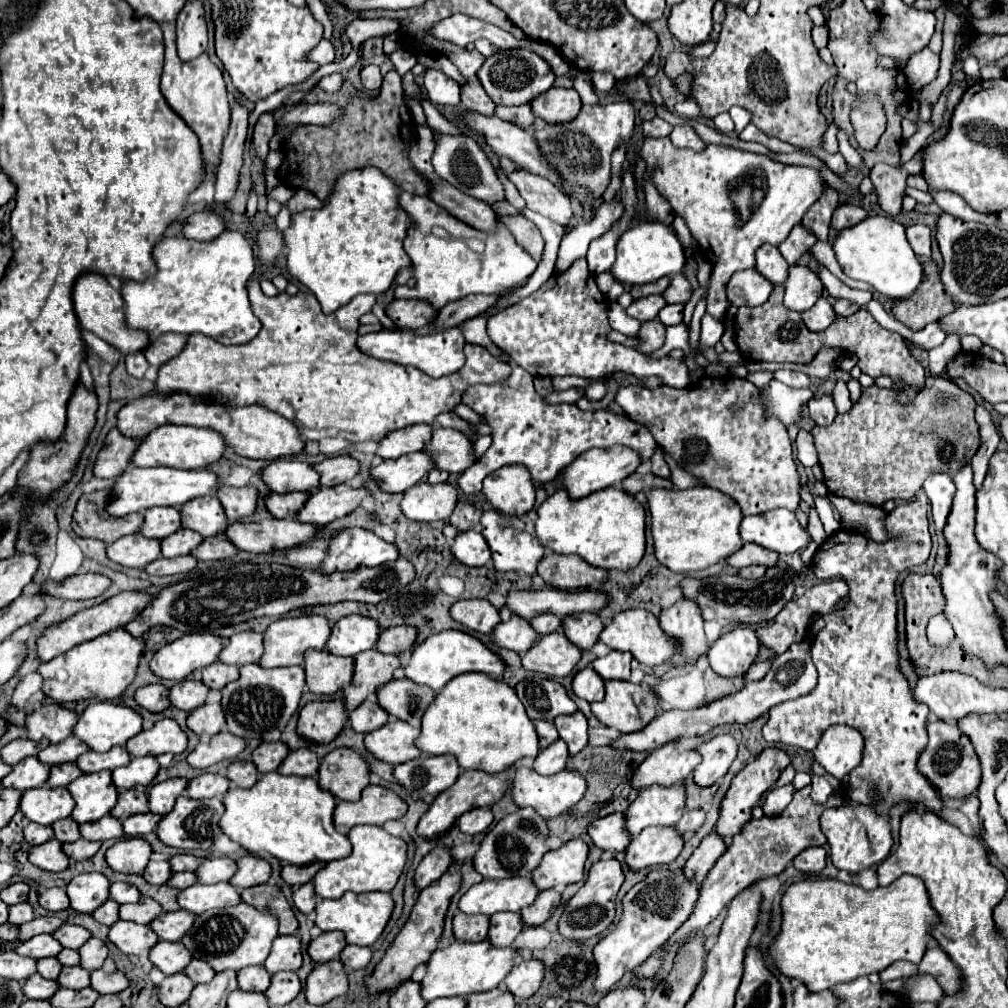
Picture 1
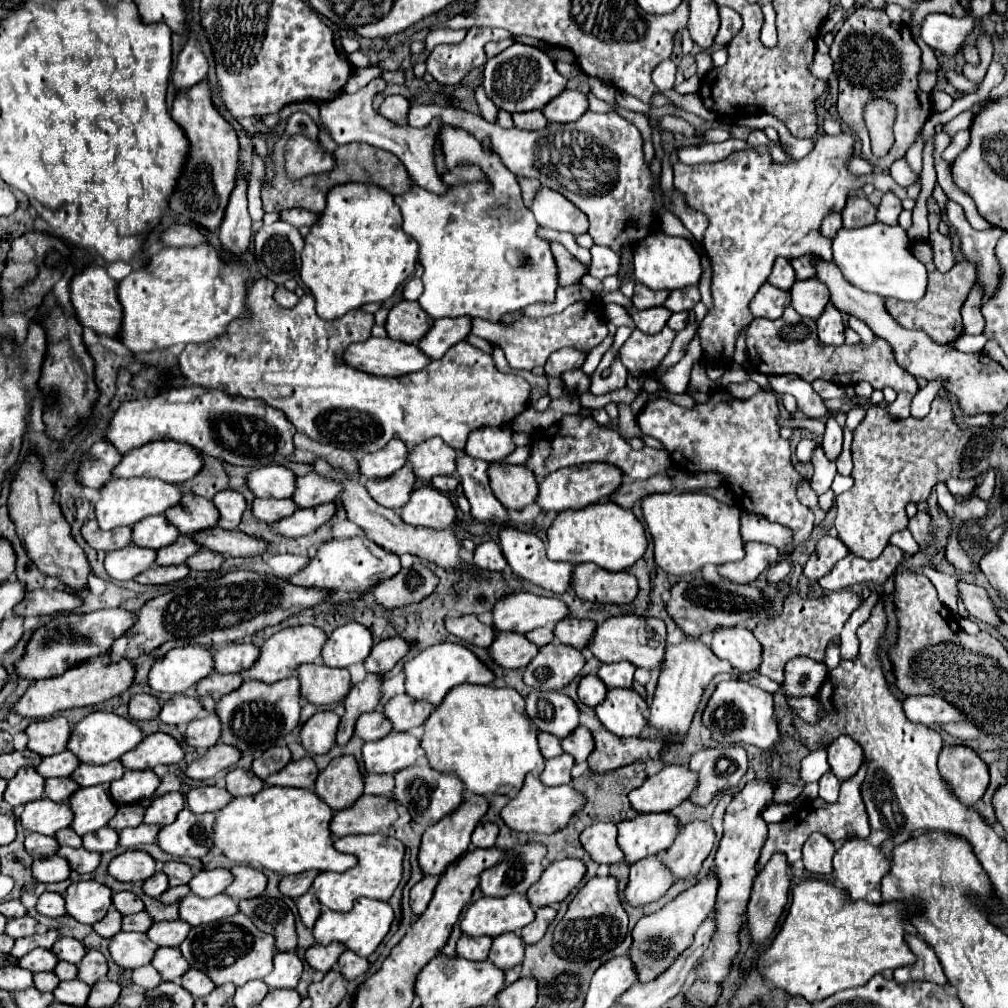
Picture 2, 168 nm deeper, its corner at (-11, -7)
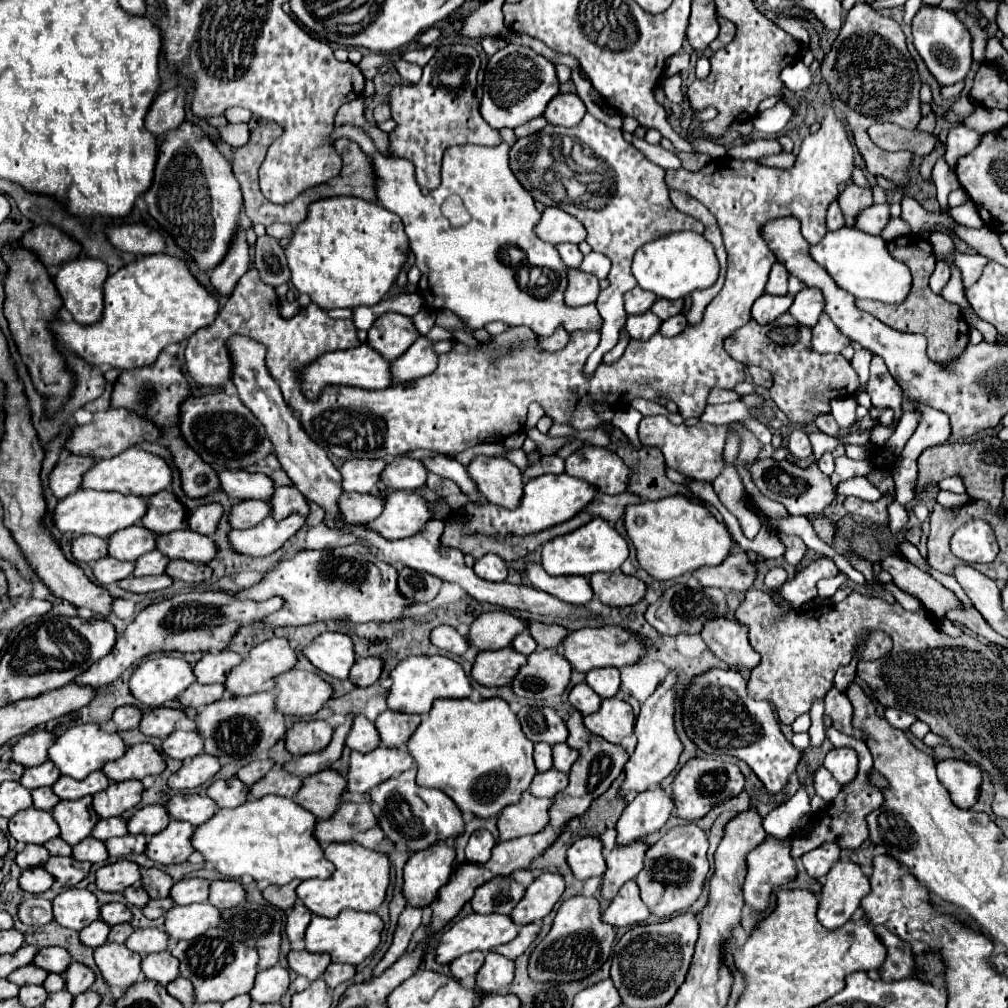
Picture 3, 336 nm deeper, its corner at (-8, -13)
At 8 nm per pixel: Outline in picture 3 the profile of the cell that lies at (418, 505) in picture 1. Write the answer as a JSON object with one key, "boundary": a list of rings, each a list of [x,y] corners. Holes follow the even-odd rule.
{"boundary":[[[388,491],[384,497],[382,515],[376,517],[374,521],[368,521],[366,529],[382,535],[388,541],[396,541],[396,539],[404,539],[404,537],[418,533],[430,521],[430,517],[432,517],[432,513],[426,507],[426,499],[422,495],[418,495],[414,491]]]}

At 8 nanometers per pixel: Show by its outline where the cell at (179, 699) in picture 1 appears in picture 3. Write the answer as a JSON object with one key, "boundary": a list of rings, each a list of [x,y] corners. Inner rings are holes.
{"boundary":[[[156,707],[142,715],[142,721],[138,729],[148,737],[164,739],[174,731],[174,725],[178,719],[182,719],[182,709],[168,709],[168,707]]]}

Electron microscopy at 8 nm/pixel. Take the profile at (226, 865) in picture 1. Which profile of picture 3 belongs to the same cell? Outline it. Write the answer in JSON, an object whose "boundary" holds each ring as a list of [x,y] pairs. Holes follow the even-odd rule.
{"boundary":[[[182,879],[174,883],[170,889],[170,897],[176,905],[190,905],[190,903],[204,903],[208,901],[210,881],[206,879]]]}

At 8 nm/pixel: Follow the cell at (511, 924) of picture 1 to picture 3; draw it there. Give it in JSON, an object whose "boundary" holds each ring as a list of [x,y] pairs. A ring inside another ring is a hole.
{"boundary":[[[486,953],[486,961],[476,975],[480,993],[500,993],[514,979],[514,963],[498,953]]]}

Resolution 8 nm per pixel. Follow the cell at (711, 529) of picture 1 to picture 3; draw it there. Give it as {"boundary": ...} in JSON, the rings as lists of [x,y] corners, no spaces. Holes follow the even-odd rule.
{"boundary":[[[684,495],[628,505],[624,513],[624,529],[636,549],[638,563],[658,581],[676,579],[704,565],[718,565],[728,557],[732,547],[726,525],[718,523],[704,505],[694,503]]]}

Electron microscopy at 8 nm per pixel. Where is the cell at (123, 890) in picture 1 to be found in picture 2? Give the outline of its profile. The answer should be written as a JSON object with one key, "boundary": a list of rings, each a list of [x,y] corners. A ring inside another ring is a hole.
{"boundary":[[[121,891],[121,893],[115,893],[113,895],[113,905],[117,907],[117,911],[121,915],[131,915],[131,913],[139,913],[145,909],[143,901],[131,893],[131,891]]]}

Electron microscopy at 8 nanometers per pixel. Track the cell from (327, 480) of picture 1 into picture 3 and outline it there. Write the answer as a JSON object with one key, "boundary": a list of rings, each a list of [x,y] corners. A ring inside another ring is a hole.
{"boundary":[[[278,487],[270,499],[272,517],[286,519],[288,515],[308,515],[308,501],[296,487]]]}

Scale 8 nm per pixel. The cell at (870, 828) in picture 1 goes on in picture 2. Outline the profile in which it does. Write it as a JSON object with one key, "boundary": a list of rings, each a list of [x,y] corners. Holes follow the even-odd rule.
{"boundary":[[[851,837],[847,839],[835,853],[833,857],[833,877],[837,883],[843,885],[843,889],[849,893],[851,899],[865,899],[869,891],[881,885],[881,879],[885,873],[889,873],[889,859],[885,857],[881,847],[871,845],[867,839],[861,837]]]}

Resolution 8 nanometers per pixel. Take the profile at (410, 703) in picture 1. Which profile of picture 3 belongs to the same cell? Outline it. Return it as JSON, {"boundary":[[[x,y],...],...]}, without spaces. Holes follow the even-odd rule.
{"boundary":[[[386,709],[376,719],[374,725],[380,733],[382,745],[390,747],[390,749],[396,749],[410,739],[410,735],[416,731],[418,723],[420,723],[420,715],[406,715],[406,713]]]}

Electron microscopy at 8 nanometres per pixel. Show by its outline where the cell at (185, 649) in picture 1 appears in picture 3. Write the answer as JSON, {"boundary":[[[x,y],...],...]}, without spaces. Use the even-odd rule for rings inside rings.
{"boundary":[[[156,657],[142,661],[130,681],[130,693],[148,707],[160,707],[166,701],[176,699],[188,685],[192,685],[192,665],[180,657]]]}

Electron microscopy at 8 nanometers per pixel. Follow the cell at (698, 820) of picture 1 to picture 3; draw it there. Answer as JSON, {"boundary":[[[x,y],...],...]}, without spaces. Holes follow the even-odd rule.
{"boundary":[[[694,823],[670,829],[658,843],[648,847],[644,857],[644,869],[636,875],[634,881],[638,883],[640,897],[648,905],[652,915],[660,919],[676,917],[686,913],[696,903],[696,899],[704,889],[704,881],[710,869],[706,851],[708,851],[708,837]],[[674,859],[678,859],[688,869],[674,869]]]}

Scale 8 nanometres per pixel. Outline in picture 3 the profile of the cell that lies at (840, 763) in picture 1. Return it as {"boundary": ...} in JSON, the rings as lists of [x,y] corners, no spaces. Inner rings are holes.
{"boundary":[[[850,747],[832,749],[824,759],[824,767],[834,775],[838,783],[846,785],[852,783],[852,779],[858,773],[858,757]]]}

